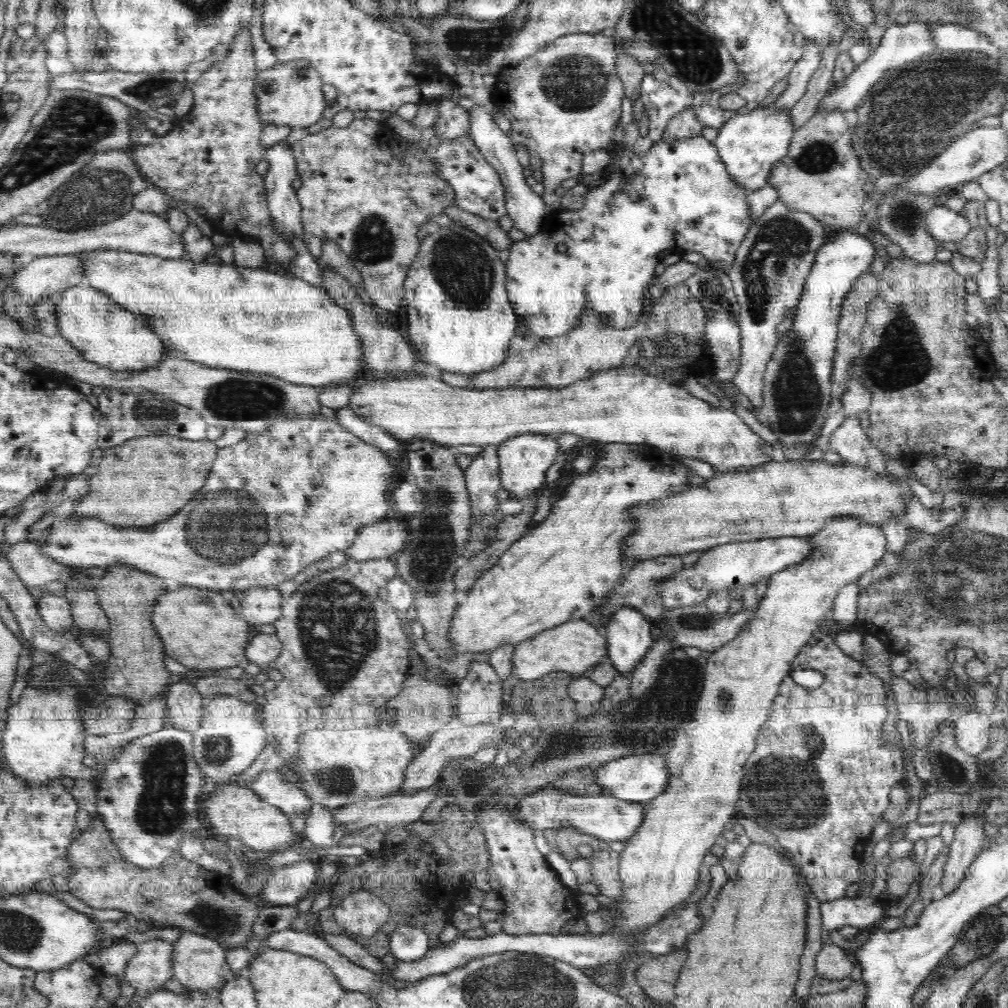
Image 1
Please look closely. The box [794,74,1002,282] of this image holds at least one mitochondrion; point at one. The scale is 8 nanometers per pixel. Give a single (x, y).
(902, 215)

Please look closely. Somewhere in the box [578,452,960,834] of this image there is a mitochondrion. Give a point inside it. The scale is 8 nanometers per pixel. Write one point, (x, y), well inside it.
(785, 792)

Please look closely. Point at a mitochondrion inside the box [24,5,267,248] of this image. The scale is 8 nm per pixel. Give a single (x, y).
(101, 192)

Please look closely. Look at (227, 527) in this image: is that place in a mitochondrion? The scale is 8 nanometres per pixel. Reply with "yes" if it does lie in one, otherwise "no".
yes

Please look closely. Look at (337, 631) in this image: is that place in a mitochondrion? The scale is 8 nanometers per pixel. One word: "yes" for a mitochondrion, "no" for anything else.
yes

